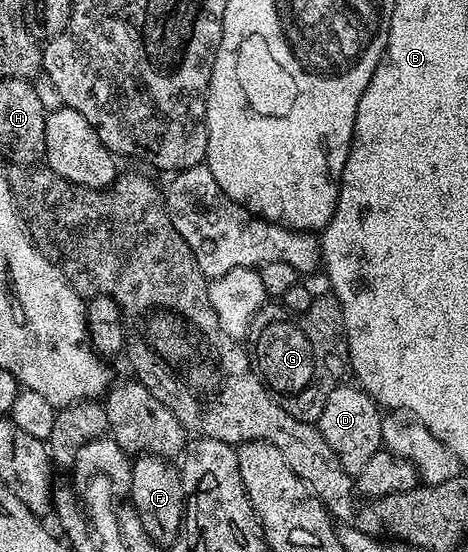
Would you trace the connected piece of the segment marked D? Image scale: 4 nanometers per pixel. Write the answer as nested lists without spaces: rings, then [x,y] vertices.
[[[342,384],[335,388],[335,392],[331,392],[331,396],[327,396],[327,404],[323,404],[323,412],[317,417],[315,425],[321,431],[323,440],[331,444],[331,452],[339,456],[339,464],[343,464],[348,474],[355,476],[363,464],[367,464],[367,460],[371,460],[371,456],[382,449],[382,417],[382,407],[377,405],[367,391],[356,384]]]

